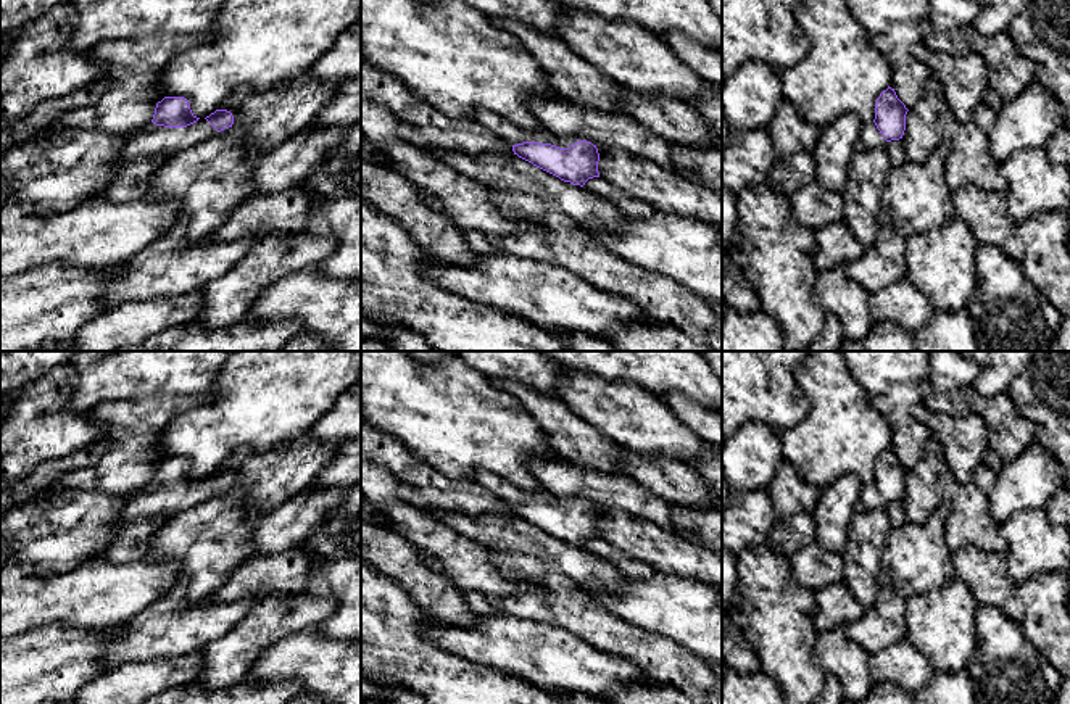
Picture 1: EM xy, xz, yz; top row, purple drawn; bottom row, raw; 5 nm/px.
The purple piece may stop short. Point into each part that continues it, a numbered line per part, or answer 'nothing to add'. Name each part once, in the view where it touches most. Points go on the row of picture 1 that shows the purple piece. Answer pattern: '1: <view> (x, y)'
1: xz (503, 129)

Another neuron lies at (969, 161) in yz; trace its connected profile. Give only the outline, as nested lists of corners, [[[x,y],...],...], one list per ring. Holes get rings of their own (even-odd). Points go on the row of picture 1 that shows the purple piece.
[[[948,108],[939,113],[933,127],[949,148],[948,185],[952,192],[972,184],[983,190],[1006,193],[1007,180],[999,171],[1001,163],[989,151],[988,132],[973,119],[957,121]]]

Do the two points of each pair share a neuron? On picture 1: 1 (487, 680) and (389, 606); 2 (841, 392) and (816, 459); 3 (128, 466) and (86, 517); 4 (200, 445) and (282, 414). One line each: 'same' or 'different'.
1: same
2: same
3: different
4: same

